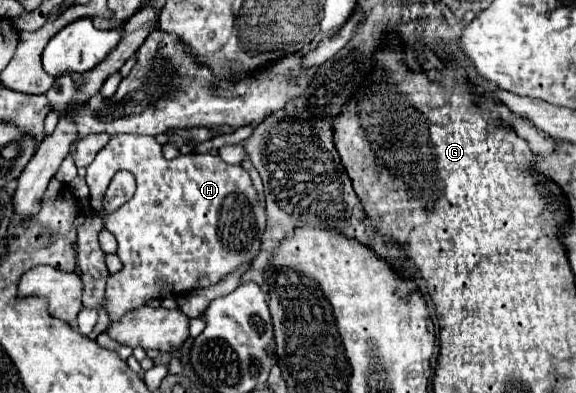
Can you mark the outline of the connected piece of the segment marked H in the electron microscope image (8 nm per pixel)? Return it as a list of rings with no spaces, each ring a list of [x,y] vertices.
[[[120,135],[120,137],[112,137],[108,141],[108,145],[96,155],[96,159],[86,167],[86,176],[85,180],[90,189],[90,205],[93,209],[102,209],[102,197],[108,188],[108,185],[115,175],[116,172],[120,169],[126,169],[130,171],[134,177],[136,177],[136,193],[134,197],[124,203],[118,211],[114,211],[112,215],[108,215],[104,219],[104,227],[116,237],[118,241],[118,257],[120,261],[124,263],[124,267],[116,273],[116,275],[110,275],[108,279],[108,285],[106,285],[106,297],[108,297],[108,315],[110,315],[110,321],[116,321],[116,317],[122,317],[126,311],[132,311],[136,307],[142,307],[148,299],[152,297],[158,297],[158,299],[166,299],[166,297],[176,297],[186,291],[192,291],[192,289],[202,289],[202,287],[210,287],[214,283],[218,283],[222,277],[226,277],[230,271],[238,269],[244,261],[252,261],[260,249],[260,241],[262,241],[262,233],[264,233],[264,227],[266,227],[266,213],[264,213],[264,205],[262,201],[258,199],[256,195],[256,189],[252,187],[252,181],[250,181],[250,175],[240,167],[240,165],[228,165],[224,163],[218,155],[178,155],[176,159],[168,161],[164,159],[162,155],[162,147],[156,143],[154,137],[132,137],[132,135]]]

